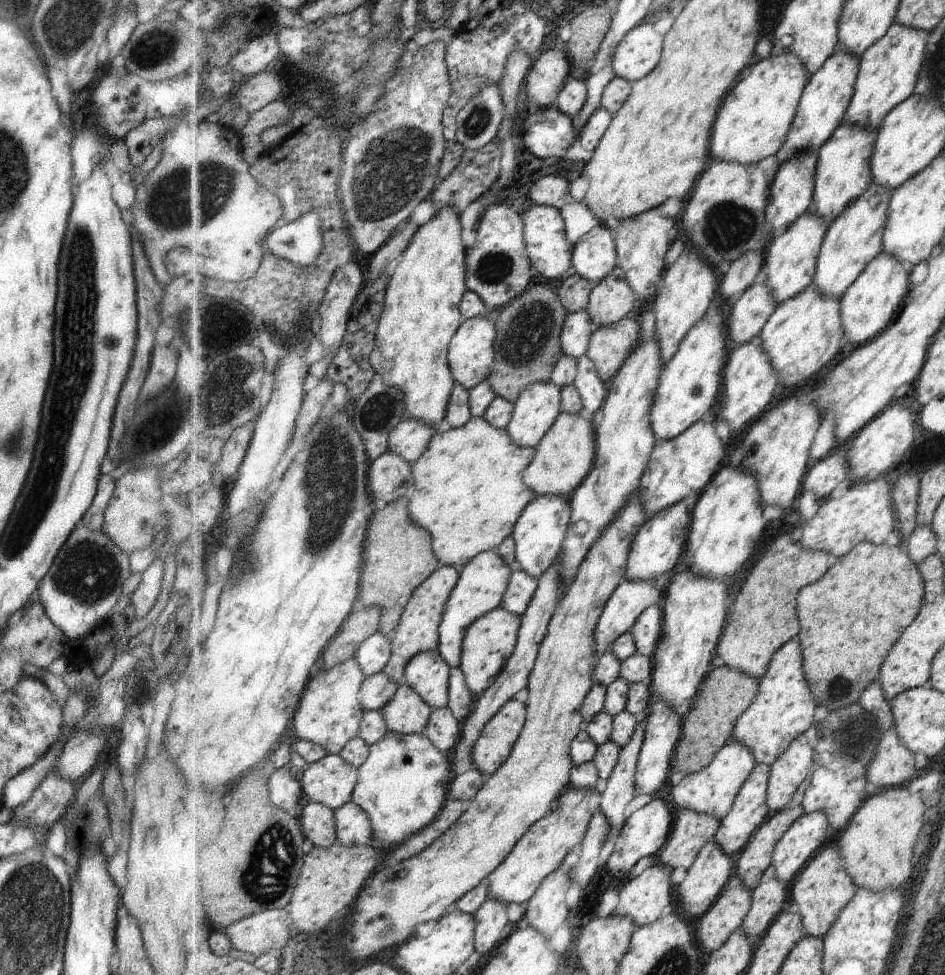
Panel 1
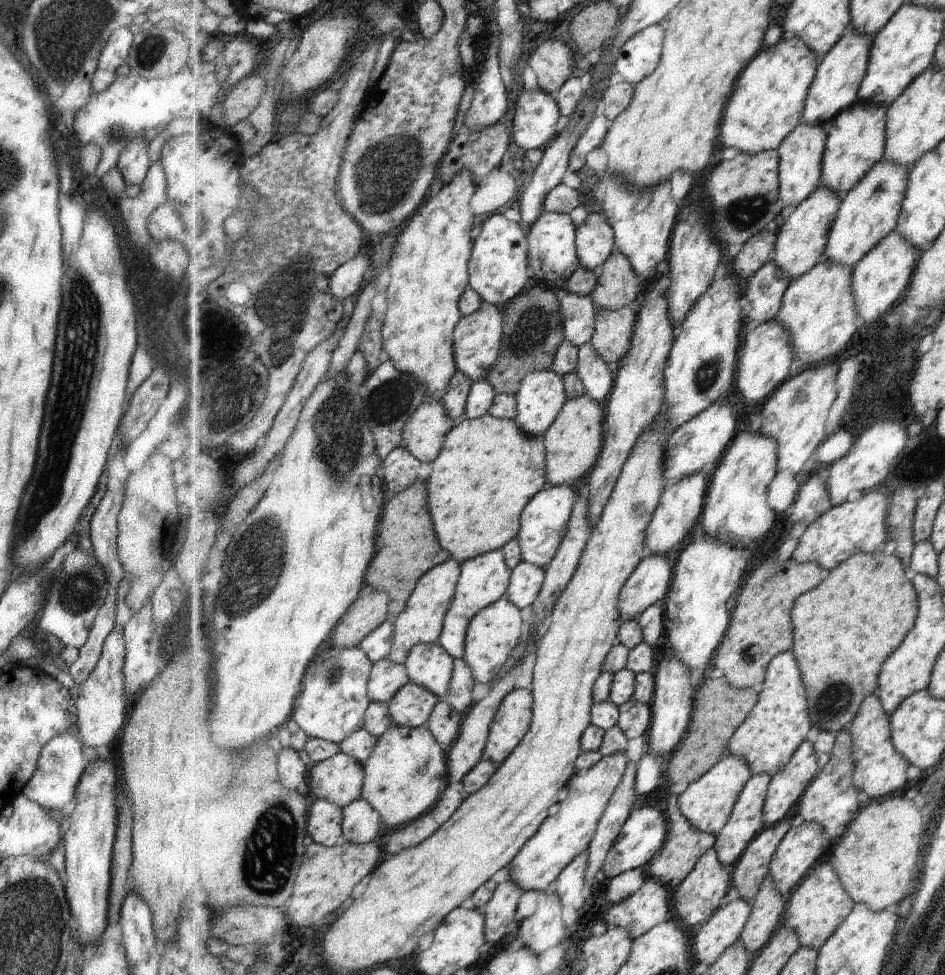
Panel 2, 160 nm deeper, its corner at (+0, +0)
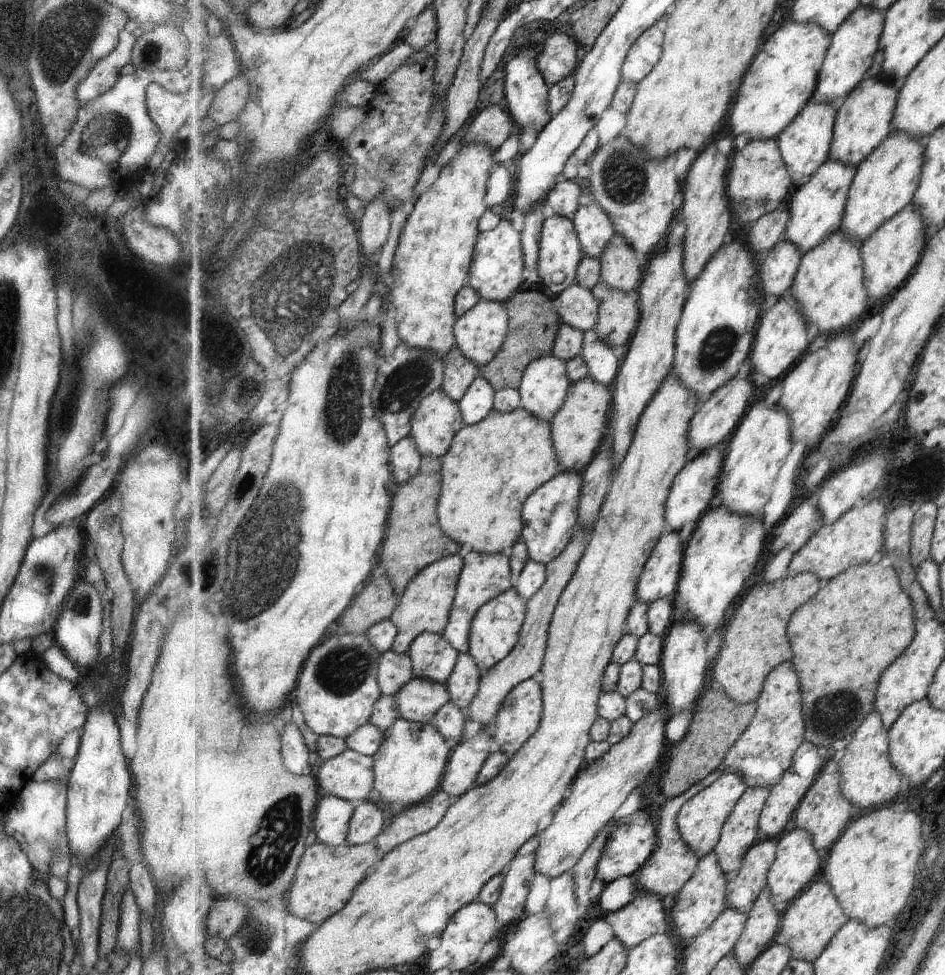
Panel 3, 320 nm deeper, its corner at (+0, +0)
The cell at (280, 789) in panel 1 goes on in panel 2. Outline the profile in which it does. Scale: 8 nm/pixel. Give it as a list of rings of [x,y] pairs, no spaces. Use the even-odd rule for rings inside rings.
[[[290,746],[279,750],[280,781],[291,790],[309,794],[309,769],[305,768],[297,751]]]

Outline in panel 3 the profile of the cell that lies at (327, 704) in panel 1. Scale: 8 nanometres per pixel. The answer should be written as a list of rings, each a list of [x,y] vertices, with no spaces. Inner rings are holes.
[[[350,633],[331,635],[331,638],[312,650],[305,661],[301,680],[295,688],[297,704],[307,726],[321,735],[346,739],[348,748],[374,757],[383,741],[384,732],[370,722],[382,690],[378,682],[382,653],[367,634]]]

